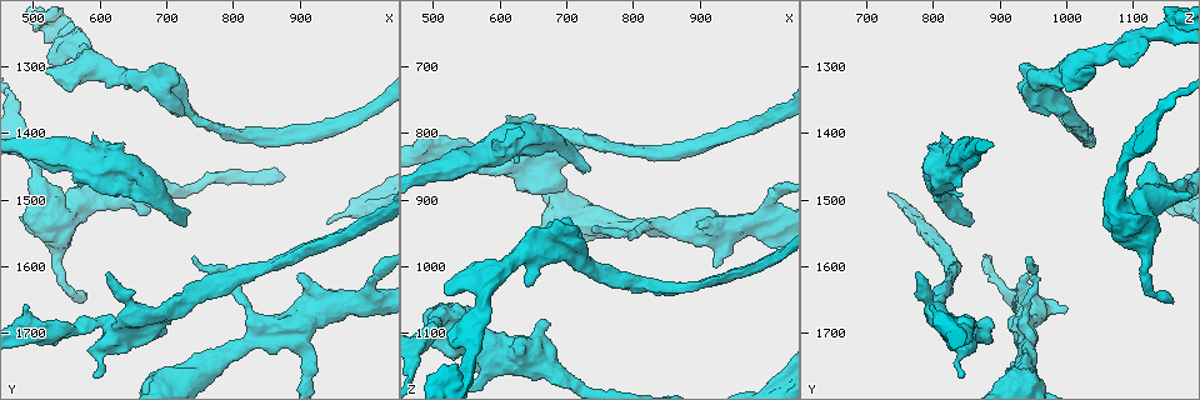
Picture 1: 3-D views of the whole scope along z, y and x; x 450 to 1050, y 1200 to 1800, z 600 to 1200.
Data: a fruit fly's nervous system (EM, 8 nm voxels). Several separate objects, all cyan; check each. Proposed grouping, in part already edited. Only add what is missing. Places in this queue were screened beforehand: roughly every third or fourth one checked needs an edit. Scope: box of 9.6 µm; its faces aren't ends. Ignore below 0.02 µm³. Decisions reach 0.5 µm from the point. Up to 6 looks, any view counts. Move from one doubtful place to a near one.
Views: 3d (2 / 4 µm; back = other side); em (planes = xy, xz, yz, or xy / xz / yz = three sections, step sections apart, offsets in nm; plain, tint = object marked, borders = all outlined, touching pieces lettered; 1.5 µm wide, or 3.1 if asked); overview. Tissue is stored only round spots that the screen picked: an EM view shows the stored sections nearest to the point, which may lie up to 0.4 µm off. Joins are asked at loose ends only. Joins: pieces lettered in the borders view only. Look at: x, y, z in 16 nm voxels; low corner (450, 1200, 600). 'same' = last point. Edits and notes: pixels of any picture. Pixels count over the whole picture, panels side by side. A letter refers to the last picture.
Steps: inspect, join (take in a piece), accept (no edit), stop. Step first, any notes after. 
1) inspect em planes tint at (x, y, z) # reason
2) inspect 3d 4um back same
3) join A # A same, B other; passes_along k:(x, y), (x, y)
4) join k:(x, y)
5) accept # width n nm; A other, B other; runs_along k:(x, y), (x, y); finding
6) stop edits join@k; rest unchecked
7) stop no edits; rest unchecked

inspect 3d 4um at (490, 1660, 800) # stops while still wide

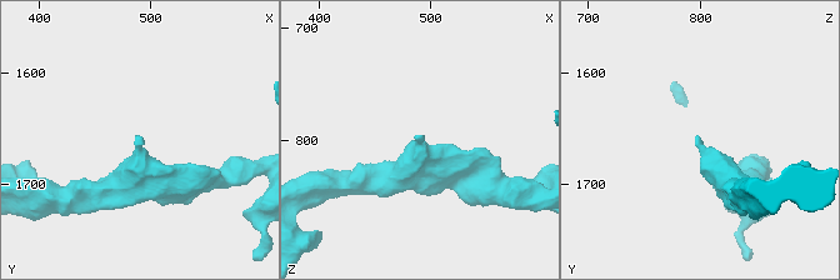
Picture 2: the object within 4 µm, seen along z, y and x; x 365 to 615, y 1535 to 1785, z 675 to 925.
inspect em xy step 8 borders at (488, 1658, 798) # shape alone is not enough

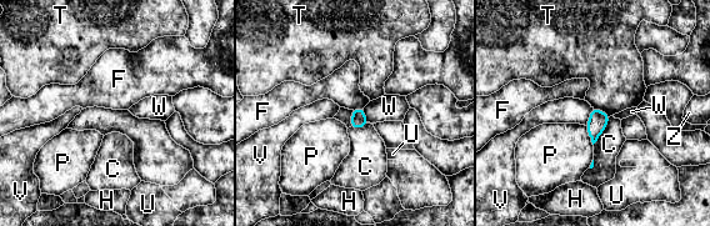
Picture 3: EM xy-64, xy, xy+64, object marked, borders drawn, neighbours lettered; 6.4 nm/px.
inspect em planes borders same # cut it another way

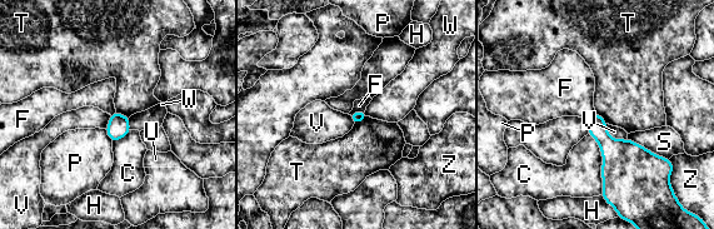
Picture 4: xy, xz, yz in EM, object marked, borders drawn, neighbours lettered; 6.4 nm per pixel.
accept # C other, F other, H other, P other, S other, T other, U other, V other, W other, Z other; border 4:(368, 117), (354, 124); no lettered piece goes on from it

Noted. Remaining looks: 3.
inspect em planes borders at (640, 1440, 1120) # free end

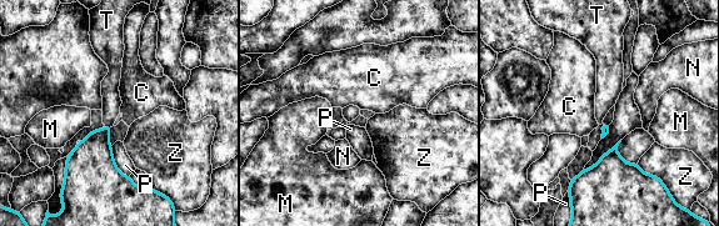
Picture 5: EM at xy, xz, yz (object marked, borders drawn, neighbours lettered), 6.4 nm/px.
join T # C other, M other, N other, P other, T same, Z other; passes_along 5:(91, 161), (108, 126), (111, 101); the neuron continues

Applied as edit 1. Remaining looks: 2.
stop edits join@5; rest unchecked

